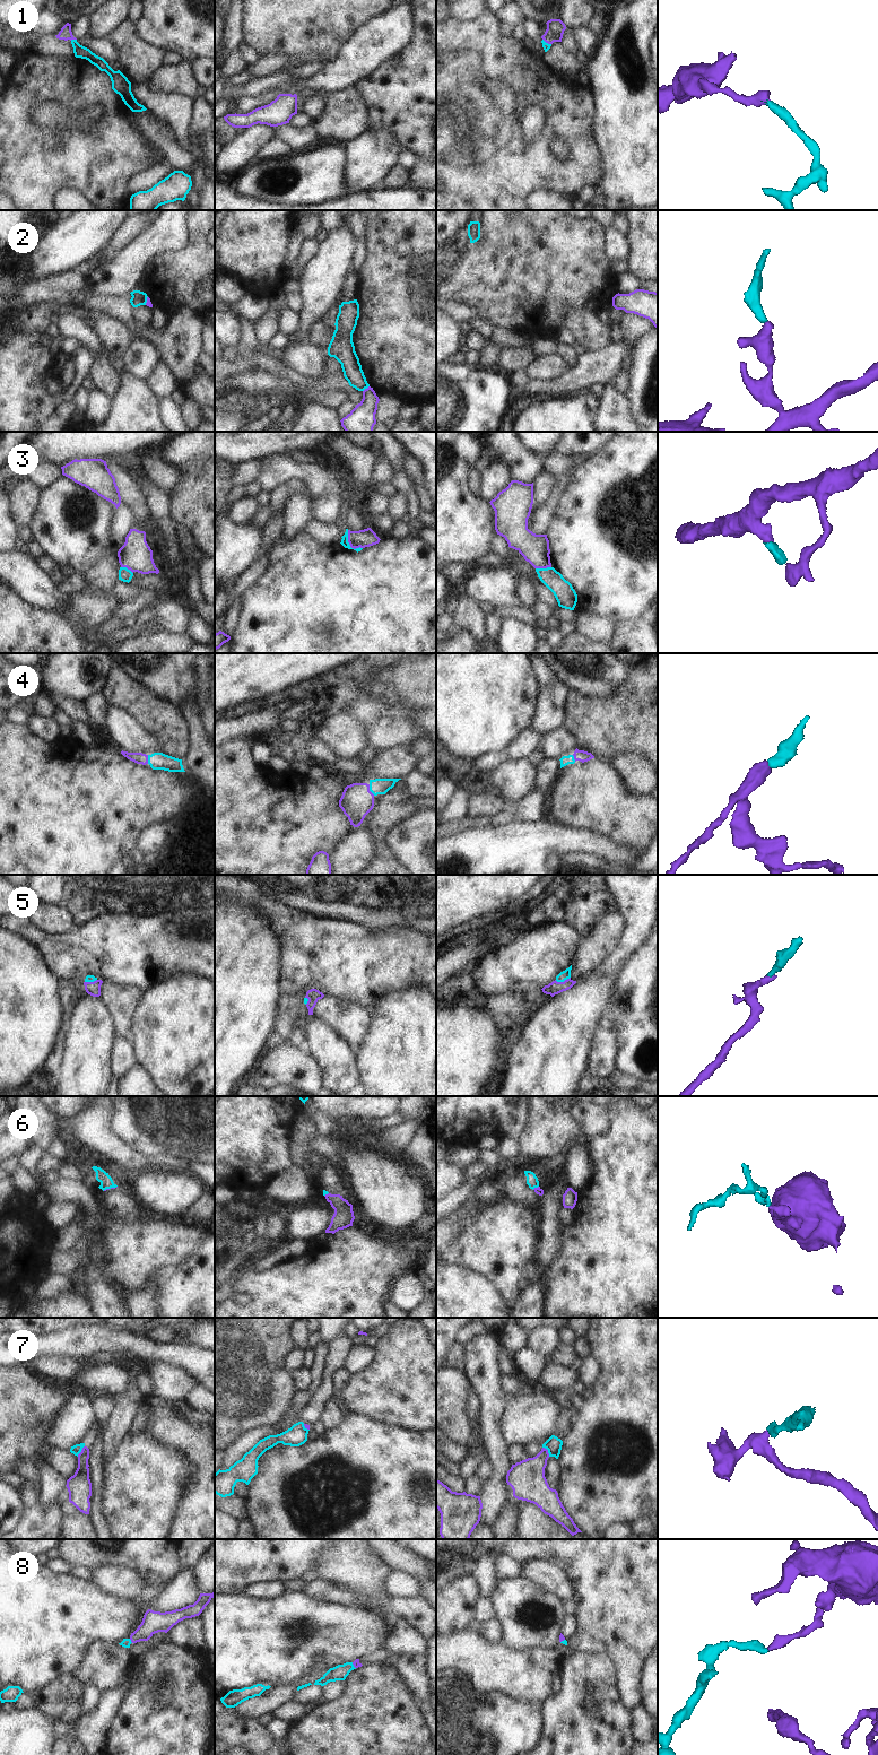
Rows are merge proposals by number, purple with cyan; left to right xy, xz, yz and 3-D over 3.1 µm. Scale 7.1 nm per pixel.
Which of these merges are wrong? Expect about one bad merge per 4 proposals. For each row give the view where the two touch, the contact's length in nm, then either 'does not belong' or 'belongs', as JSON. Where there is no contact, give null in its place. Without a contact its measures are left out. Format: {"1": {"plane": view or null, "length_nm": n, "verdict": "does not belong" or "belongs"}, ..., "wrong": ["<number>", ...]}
{"1": {"plane": "xy", "length_nm": 50, "verdict": "belongs"}, "2": {"plane": "xz", "length_nm": 60, "verdict": "does not belong"}, "3": {"plane": "xz", "length_nm": 170, "verdict": "does not belong"}, "4": {"plane": "xz", "length_nm": 90, "verdict": "belongs"}, "5": {"plane": "yz", "length_nm": 110, "verdict": "belongs"}, "6": {"plane": "xy", "length_nm": 110, "verdict": "belongs"}, "7": {"plane": "yz", "length_nm": 90, "verdict": "does not belong"}, "8": {"plane": "xy", "length_nm": 40, "verdict": "belongs"}, "wrong": ["2", "3", "7"]}

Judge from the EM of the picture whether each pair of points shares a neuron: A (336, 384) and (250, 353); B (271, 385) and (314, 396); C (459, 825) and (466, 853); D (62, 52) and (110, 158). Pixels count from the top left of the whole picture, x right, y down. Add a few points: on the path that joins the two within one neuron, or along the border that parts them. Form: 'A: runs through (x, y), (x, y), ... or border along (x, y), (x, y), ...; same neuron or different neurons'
A: runs through (314, 384), (298, 382), (271, 365); same neuron
B: runs through (281, 388), (292, 389), (300, 396), (304, 396); same neuron
C: border along (487, 826), (466, 828), (448, 836); different neurons
D: border along (34, 50), (41, 54), (58, 55), (60, 58); different neurons

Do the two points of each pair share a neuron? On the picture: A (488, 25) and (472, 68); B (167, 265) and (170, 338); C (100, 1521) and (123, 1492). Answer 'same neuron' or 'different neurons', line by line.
A: same neuron
B: different neurons
C: different neurons

